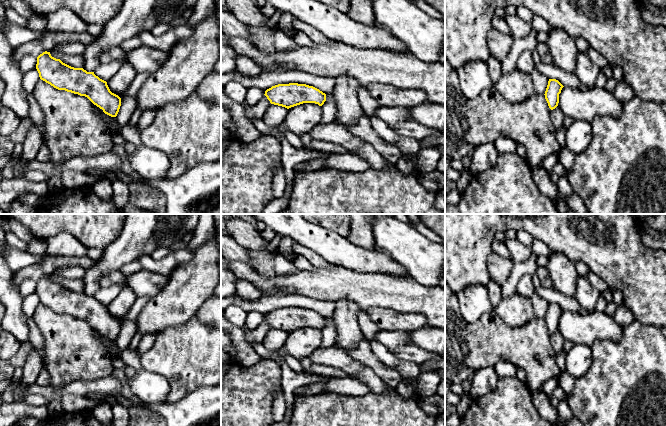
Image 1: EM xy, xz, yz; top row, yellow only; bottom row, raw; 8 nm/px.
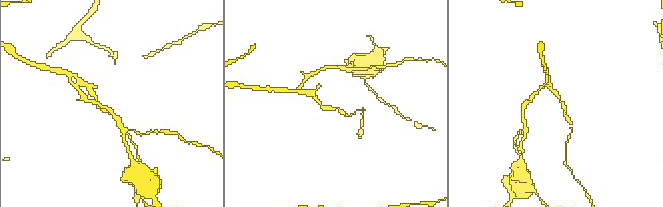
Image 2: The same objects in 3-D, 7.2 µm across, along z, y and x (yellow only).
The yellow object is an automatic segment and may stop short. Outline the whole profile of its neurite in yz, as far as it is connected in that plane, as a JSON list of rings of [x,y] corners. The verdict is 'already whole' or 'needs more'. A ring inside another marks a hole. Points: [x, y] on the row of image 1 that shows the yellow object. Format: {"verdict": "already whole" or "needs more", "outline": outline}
{"verdict": "already whole", "outline": [[[549,79],[545,91],[545,99],[551,110],[555,109],[559,103],[559,94],[564,86],[556,79]]]}

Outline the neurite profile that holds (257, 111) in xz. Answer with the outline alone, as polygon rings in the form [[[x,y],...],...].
[[[264,95],[254,106],[245,111],[245,117],[253,123],[255,119],[263,119],[268,107],[271,105],[270,101]]]

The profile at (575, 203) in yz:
[[[573,193],[568,199],[567,204],[569,209],[576,214],[587,214],[587,207],[584,201],[575,193]]]

